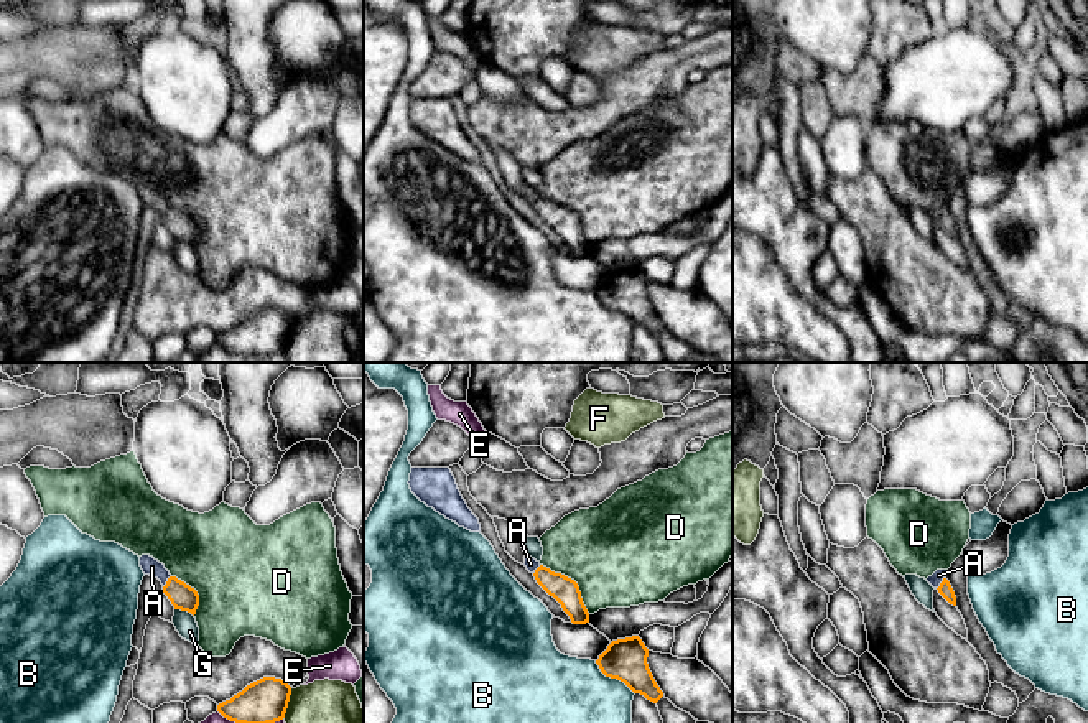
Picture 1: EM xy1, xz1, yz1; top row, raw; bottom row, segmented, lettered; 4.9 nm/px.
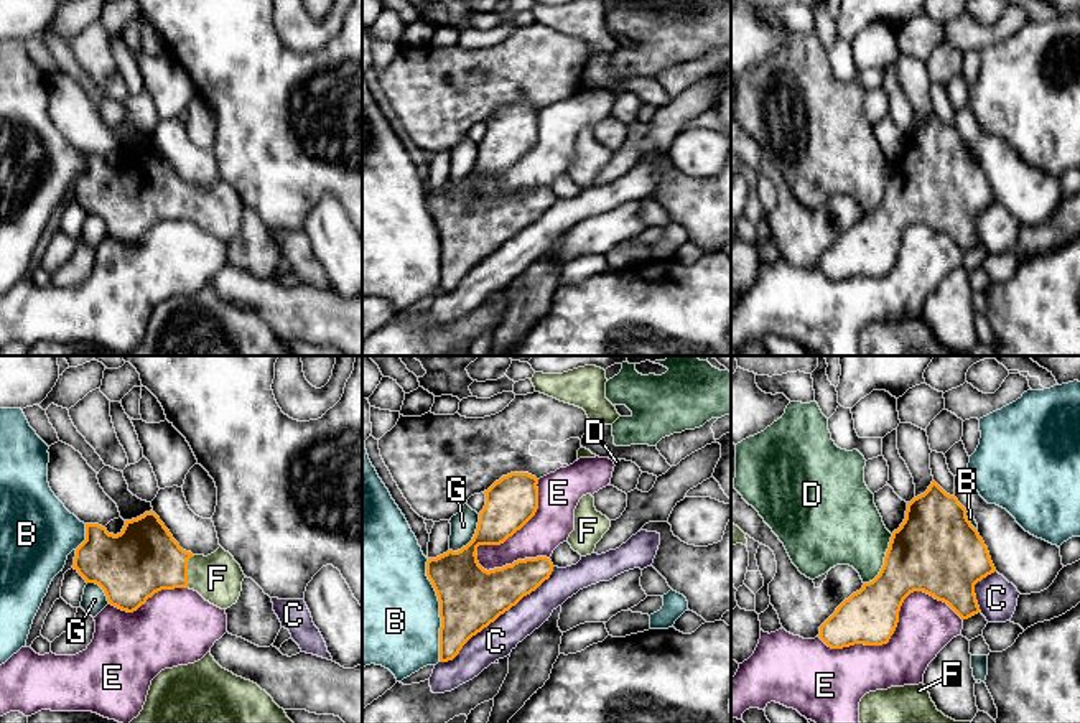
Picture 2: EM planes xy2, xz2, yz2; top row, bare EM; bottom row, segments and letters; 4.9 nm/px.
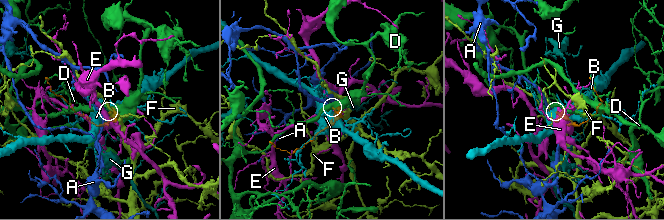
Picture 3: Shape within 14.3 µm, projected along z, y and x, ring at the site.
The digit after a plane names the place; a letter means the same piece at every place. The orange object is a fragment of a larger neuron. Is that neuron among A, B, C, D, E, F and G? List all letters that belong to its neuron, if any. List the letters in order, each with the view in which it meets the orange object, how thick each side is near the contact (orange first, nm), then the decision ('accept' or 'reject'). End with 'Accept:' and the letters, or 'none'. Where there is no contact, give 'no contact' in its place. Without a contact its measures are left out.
A: meets orange in yz1; 70 nm thick on the orange side, 60 nm on the other; reject
B: meets orange in xz2; 300 nm thick on the orange side, 500 nm on the other; reject
C: meets orange in xz2; 300 nm thick on the orange side, 170 nm on the other; reject
D: meets orange in xz1; 130 nm thick on the orange side, 480 nm on the other; reject
E: meets orange in xz2; 240 nm thick on the orange side, 200 nm on the other; reject
F: meets orange in xy2; 360 nm thick on the orange side, 240 nm on the other; accept
G: meets orange in xz2; 280 nm thick on the orange side, 130 nm on the other; reject
Accept: F

